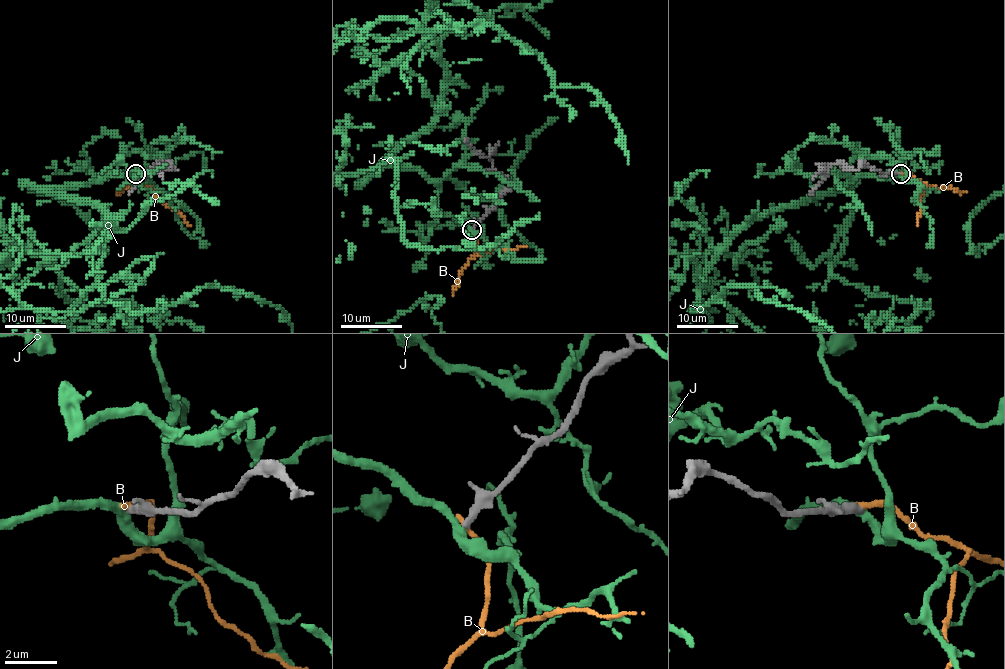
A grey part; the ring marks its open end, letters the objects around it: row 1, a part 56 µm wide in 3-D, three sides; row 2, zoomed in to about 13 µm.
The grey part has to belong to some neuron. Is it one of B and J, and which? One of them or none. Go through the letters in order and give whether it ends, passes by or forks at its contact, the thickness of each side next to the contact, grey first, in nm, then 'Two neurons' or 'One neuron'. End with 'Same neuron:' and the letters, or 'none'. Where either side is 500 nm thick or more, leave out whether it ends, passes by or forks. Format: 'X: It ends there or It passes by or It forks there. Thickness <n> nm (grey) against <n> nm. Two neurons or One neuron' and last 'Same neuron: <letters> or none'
B: It ends there. Thickness 340 nm (grey) against 220 nm. Two neurons
J: It passes by. Thickness 320 nm (grey) against 340 nm. Two neurons
Same neuron: none

